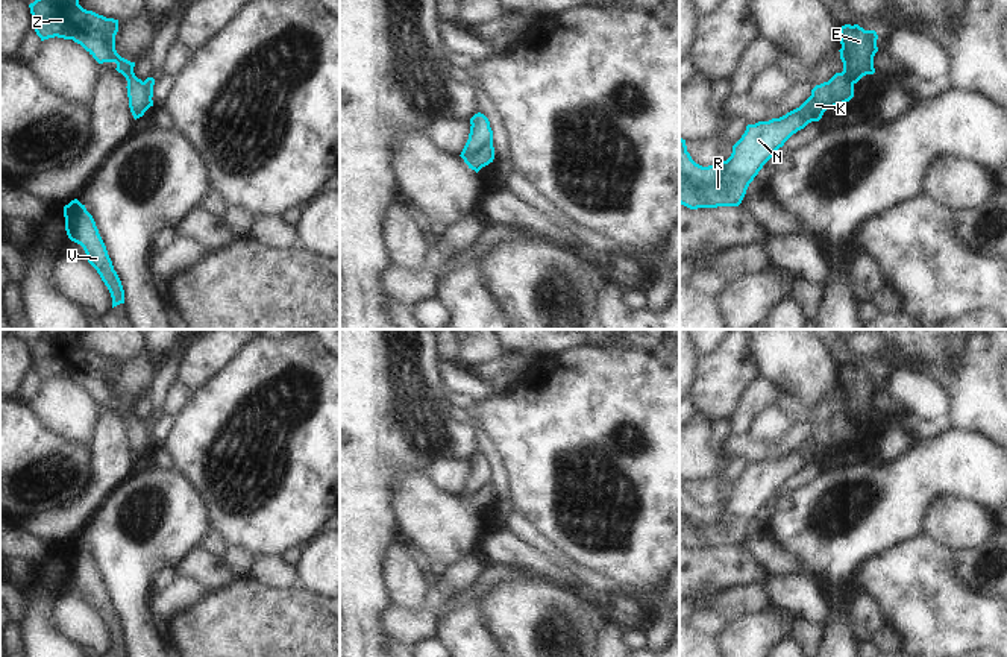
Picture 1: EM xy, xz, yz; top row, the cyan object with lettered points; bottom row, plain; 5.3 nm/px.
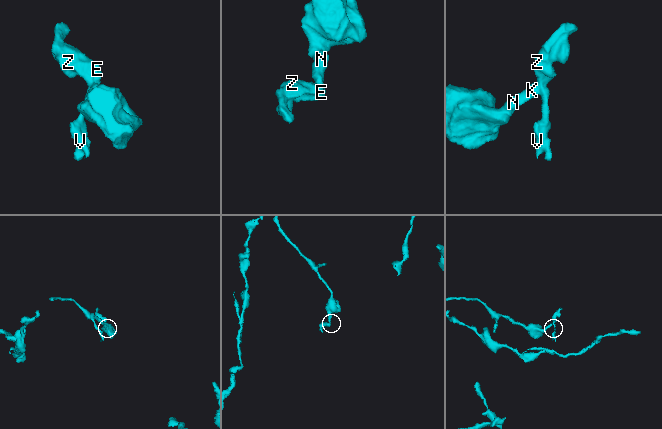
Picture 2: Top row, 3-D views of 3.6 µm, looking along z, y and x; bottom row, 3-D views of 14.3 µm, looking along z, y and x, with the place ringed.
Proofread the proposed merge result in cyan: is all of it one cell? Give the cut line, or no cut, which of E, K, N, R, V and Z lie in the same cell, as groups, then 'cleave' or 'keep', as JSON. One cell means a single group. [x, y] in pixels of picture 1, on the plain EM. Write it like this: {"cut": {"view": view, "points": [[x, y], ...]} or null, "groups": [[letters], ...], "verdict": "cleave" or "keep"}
{"cut": {"view": "xz", "points": [[492, 480], [463, 498]]}, "groups": [["E", "K", "N", "R", "Z"], ["V"]], "verdict": "cleave"}

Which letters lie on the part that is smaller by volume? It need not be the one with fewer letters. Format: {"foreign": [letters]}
{"foreign": ["V"]}

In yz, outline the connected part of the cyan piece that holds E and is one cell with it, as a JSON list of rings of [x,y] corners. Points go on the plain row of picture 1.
[[[845,364],[840,367],[840,399],[843,413],[854,425],[863,416],[874,414],[874,396],[878,391],[878,375],[875,370],[864,370],[858,364]]]

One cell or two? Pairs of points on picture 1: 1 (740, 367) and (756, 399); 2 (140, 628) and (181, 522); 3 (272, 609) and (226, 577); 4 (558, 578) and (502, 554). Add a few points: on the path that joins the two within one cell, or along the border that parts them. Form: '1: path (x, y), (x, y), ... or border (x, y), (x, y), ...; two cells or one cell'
1: border (757, 375), (743, 392), (731, 416); two cells
2: path (138, 603), (138, 565), (155, 548); one cell
3: border (237, 577), (210, 592); two cells
4: path (545, 569), (516, 554); one cell

